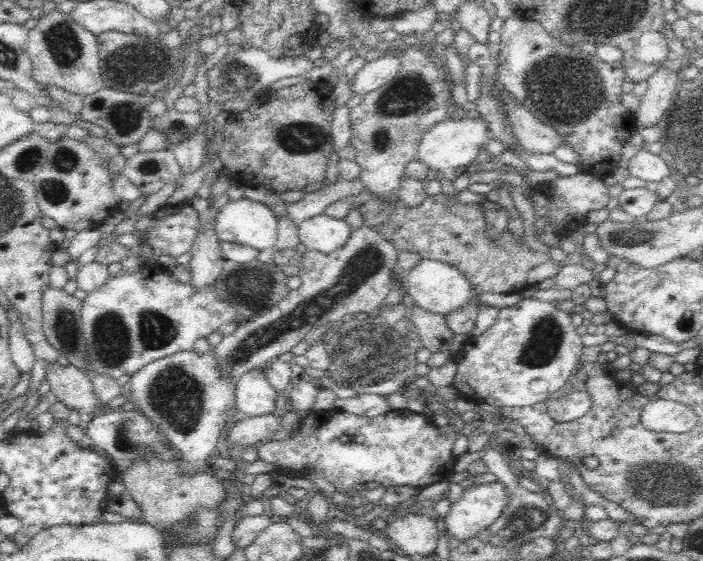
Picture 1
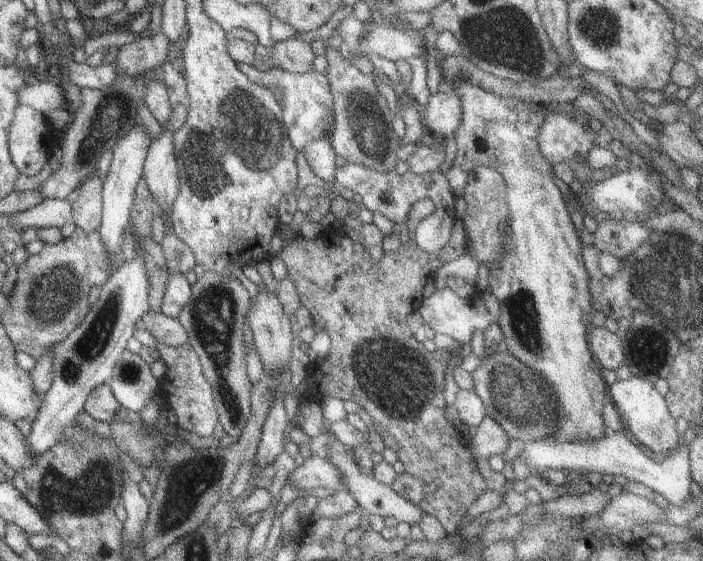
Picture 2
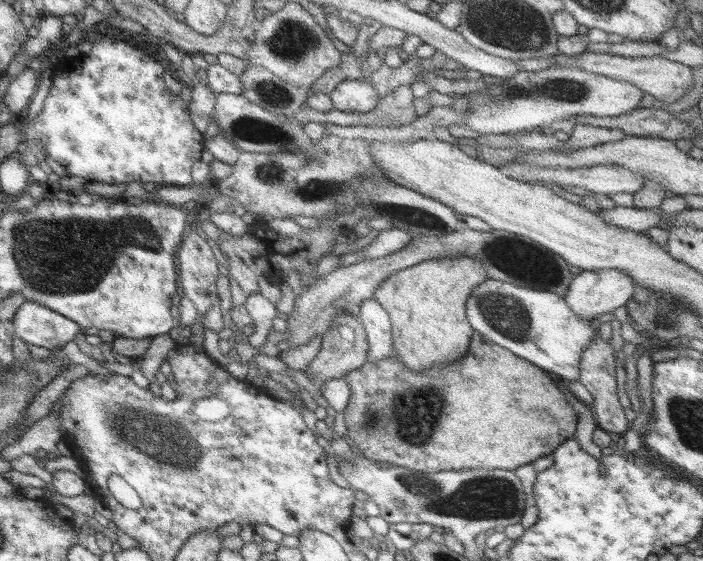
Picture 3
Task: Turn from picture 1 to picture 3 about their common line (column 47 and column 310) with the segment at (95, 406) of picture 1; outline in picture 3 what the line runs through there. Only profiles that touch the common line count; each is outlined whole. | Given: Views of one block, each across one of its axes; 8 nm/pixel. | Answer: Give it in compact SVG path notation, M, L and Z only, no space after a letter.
M342 313L334 319L332 327L322 336L322 342L318 354L310 362L306 372L308 379L321 391L323 382L334 378L340 378L352 370L362 366L368 358L368 340L363 326L354 315Z

